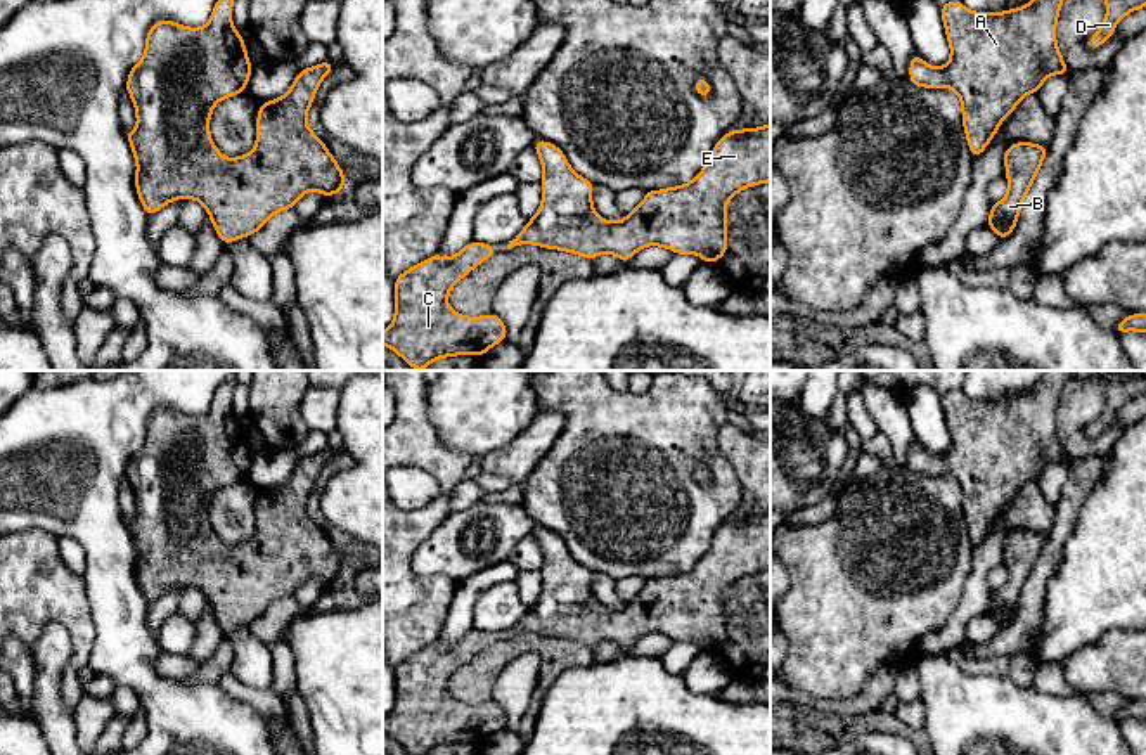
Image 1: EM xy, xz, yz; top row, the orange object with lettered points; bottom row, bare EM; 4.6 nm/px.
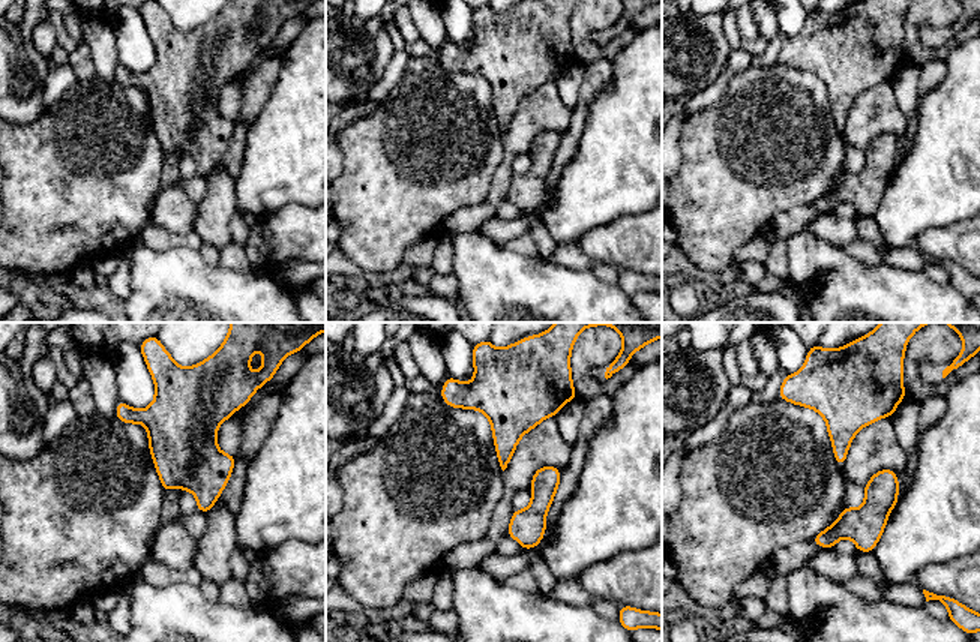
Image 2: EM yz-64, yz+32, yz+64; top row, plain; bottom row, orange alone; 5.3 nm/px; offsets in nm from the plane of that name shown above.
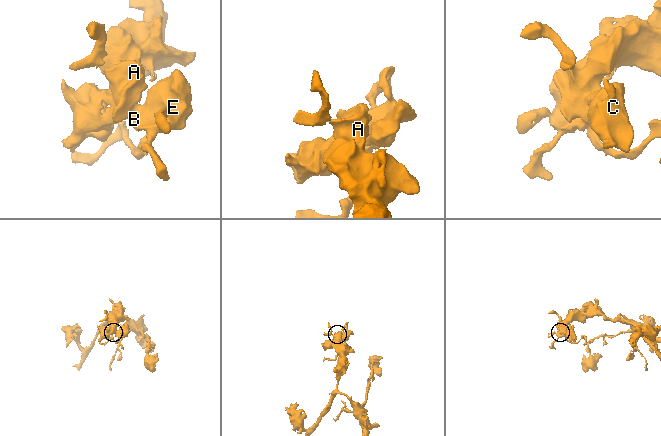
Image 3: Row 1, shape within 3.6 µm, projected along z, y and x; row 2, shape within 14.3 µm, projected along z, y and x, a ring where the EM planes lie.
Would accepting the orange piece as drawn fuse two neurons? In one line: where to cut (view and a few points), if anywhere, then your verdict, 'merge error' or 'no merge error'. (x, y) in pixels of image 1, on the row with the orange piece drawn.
no cut | no merge error

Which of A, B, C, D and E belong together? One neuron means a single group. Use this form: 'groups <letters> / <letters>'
groups A B C D E

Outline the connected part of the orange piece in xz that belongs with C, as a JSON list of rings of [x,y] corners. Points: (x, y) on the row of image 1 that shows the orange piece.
[[[473,241],[452,258],[436,253],[395,277],[395,319],[383,332],[383,345],[409,367],[422,371],[443,357],[483,357],[505,341],[507,329],[500,317],[466,317],[447,301],[450,289],[495,253],[493,244]]]

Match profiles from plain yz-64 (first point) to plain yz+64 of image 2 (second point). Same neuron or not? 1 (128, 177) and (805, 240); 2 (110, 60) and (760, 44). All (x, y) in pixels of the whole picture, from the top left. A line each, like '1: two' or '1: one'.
1: two
2: two

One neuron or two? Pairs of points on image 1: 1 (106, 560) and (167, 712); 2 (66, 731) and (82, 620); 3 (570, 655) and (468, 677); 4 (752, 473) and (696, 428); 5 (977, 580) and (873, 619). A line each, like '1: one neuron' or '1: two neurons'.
1: one neuron
2: two neurons
3: one neuron
4: two neurons
5: two neurons

